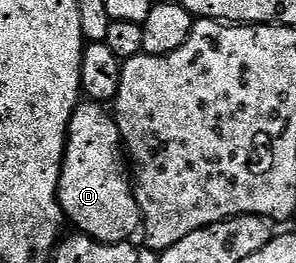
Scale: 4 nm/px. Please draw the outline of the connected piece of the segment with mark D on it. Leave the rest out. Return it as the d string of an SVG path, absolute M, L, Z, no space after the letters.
M82 102L72 114L58 183L58 202L65 219L69 223L71 220L79 233L105 244L129 241L130 235L139 231L138 199L134 196L122 135L113 115L103 105Z

